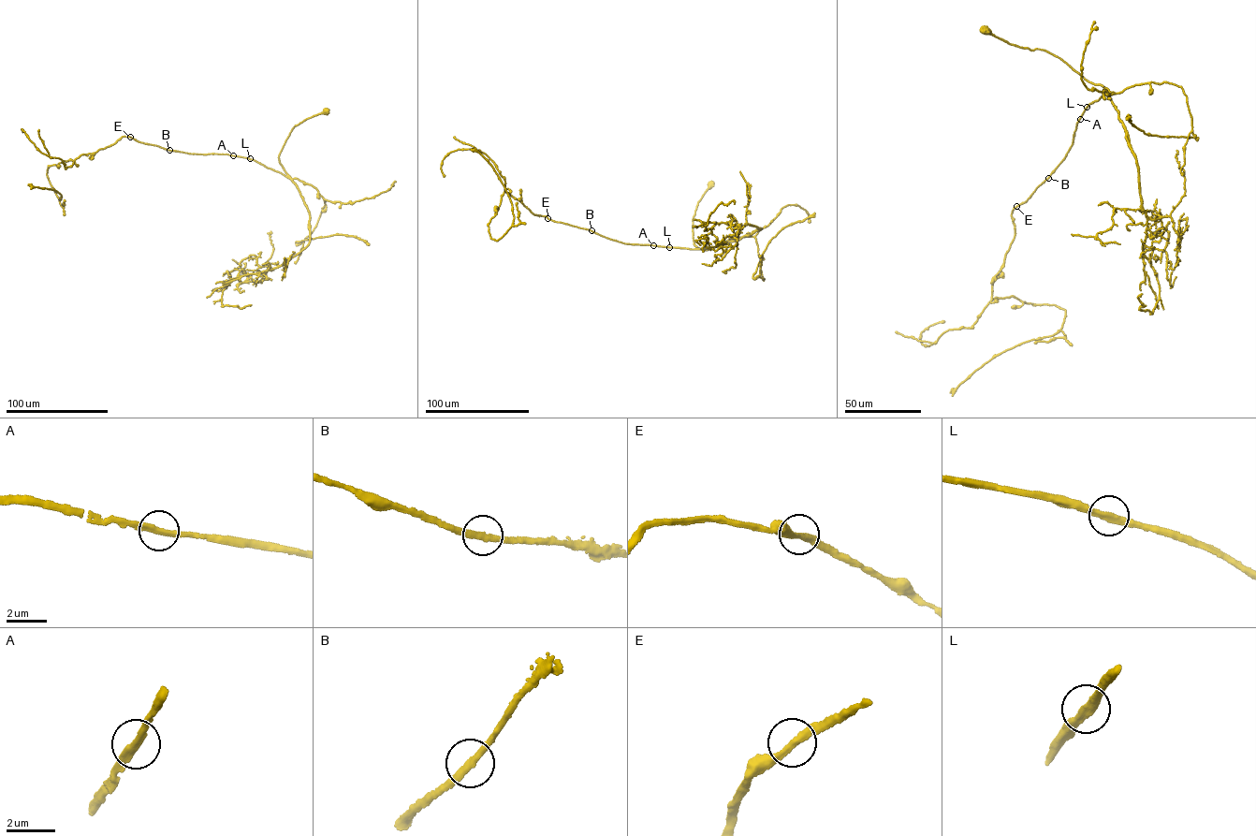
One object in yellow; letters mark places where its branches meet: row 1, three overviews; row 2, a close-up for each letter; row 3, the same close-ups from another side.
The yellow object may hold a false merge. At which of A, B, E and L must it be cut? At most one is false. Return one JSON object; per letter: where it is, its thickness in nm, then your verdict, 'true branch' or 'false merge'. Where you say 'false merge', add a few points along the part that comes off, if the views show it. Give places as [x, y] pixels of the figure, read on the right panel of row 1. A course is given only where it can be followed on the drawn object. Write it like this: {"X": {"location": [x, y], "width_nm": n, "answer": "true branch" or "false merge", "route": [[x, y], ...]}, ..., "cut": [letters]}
{"A": {"location": [1080, 119], "width_nm": 280, "answer": "true branch"}, "B": {"location": [1048, 178], "width_nm": 280, "answer": "true branch"}, "E": {"location": [1016, 206], "width_nm": 280, "answer": "true branch"}, "L": {"location": [1087, 107], "width_nm": 320, "answer": "true branch"}, "cut": []}

